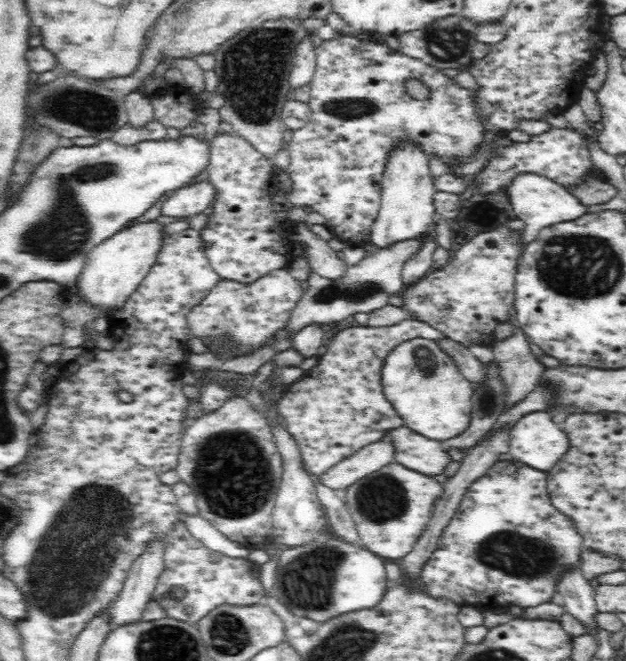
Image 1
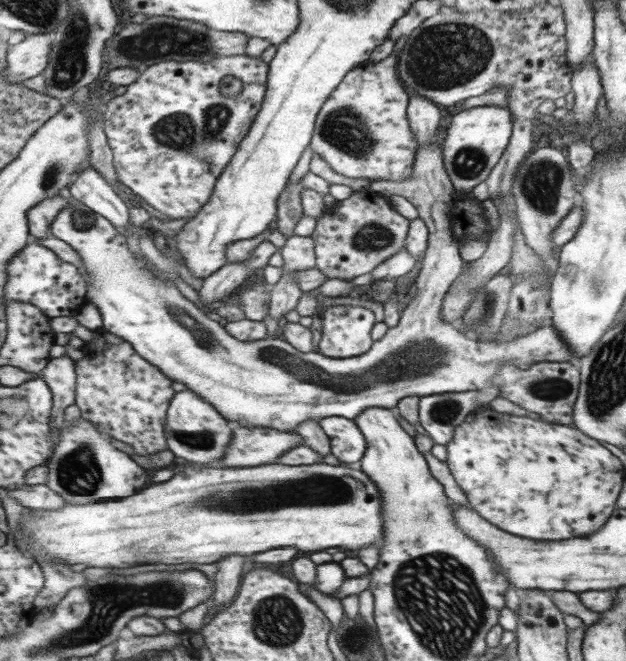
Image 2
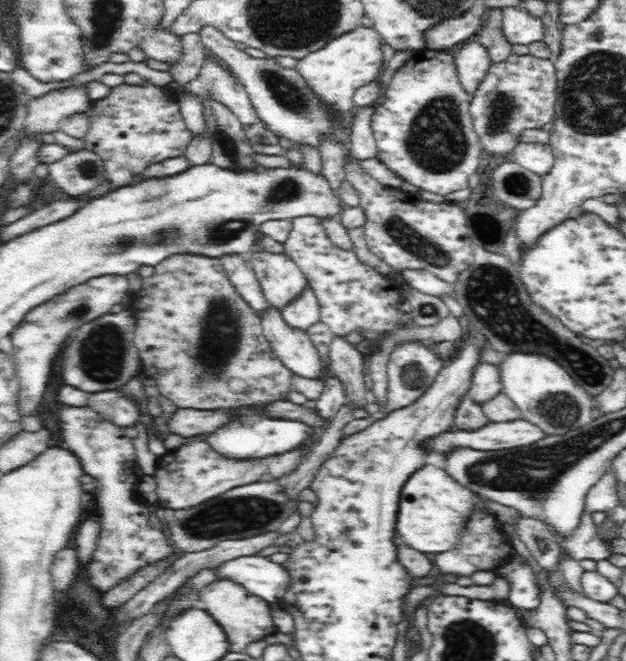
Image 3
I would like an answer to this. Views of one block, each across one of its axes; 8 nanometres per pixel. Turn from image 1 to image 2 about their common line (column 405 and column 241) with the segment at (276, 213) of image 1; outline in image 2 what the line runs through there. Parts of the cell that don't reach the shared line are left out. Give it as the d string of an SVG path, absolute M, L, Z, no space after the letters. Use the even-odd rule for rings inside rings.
M248 55L220 56L212 60L212 62L168 61L161 62L146 69L138 81L127 86L127 91L122 96L119 95L109 101L105 110L105 129L110 138L110 145L114 151L115 166L116 169L118 169L119 180L144 199L144 201L147 201L154 209L170 217L170 219L194 219L205 208L208 202L211 201L219 179L223 177L225 170L237 156L244 139L251 133L252 127L255 125L256 119L263 109L264 101L267 100L270 73L271 63L264 62L262 57L253 58ZM226 76L234 76L243 82L243 90L236 97L226 96L226 94L222 92L222 80L224 80Z

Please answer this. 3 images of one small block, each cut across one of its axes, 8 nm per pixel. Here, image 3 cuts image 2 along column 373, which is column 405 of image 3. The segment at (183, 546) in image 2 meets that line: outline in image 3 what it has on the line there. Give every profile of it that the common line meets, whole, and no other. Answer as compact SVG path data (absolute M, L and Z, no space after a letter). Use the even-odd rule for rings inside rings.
M424 465L409 475L401 486L397 503L396 536L404 540L410 549L428 555L452 550L454 542L460 540L466 522L475 512L475 493L462 486L444 469Z

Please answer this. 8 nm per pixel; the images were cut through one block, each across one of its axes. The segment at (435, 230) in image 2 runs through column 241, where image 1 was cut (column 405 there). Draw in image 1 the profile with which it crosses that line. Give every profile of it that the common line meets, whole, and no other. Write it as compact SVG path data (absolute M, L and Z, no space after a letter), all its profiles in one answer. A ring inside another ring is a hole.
M414 337L395 346L384 361L381 379L386 398L394 405L396 412L404 419L404 422L409 424L412 431L442 441L468 428L466 424L469 424L472 408L471 396L475 390L466 377L460 373L451 355L440 348L438 341L431 338Z

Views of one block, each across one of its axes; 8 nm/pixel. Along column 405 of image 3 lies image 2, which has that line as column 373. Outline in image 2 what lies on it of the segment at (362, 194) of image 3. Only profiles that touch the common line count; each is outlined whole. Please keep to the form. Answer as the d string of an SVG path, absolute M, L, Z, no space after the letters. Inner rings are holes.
M368 190L353 192L349 198L338 203L338 208L330 208L327 214L319 220L319 226L313 234L316 237L317 267L324 273L328 273L328 278L352 281L356 276L371 273L384 259L405 246L410 221L394 210L387 197Z

